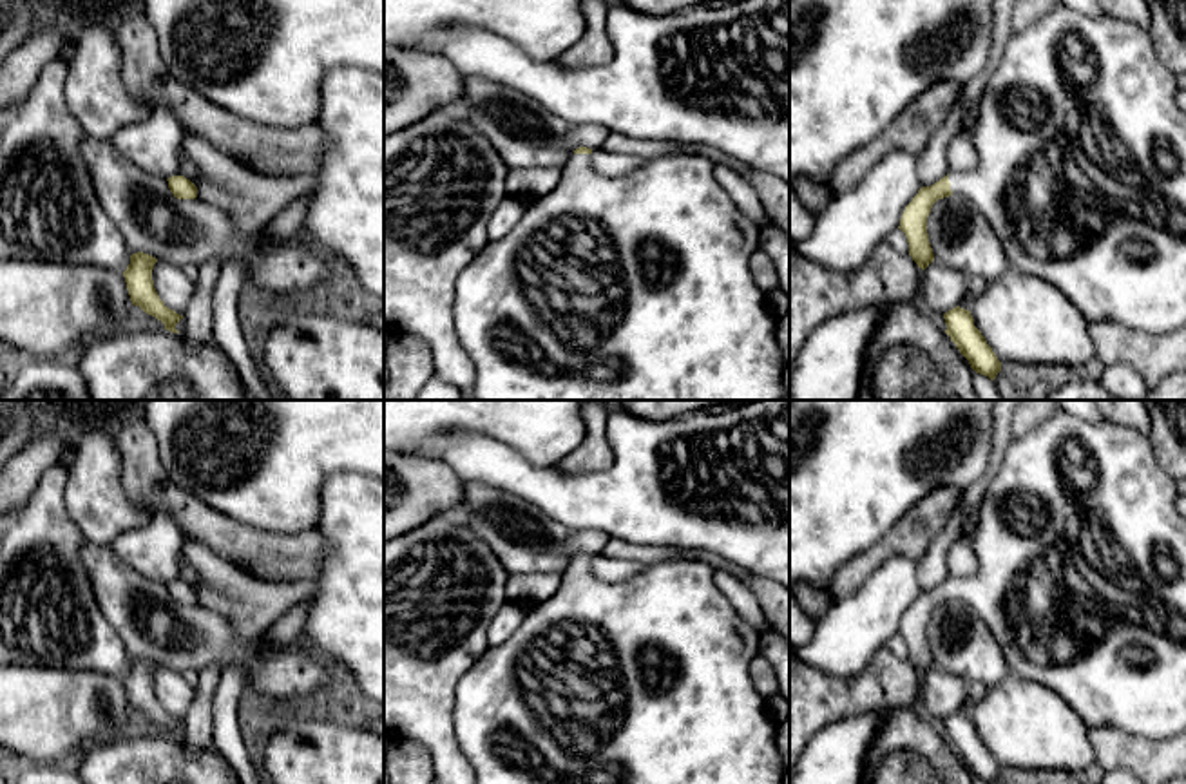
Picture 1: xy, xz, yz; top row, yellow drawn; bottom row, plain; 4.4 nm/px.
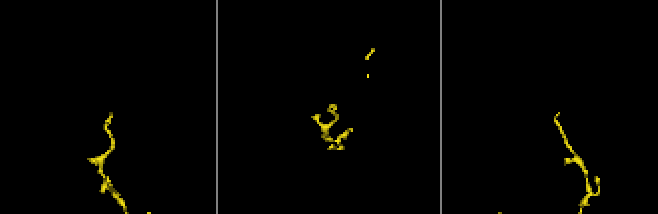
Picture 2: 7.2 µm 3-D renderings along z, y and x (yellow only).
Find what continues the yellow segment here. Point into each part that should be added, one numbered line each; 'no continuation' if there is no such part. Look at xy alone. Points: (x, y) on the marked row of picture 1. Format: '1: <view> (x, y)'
no continuation

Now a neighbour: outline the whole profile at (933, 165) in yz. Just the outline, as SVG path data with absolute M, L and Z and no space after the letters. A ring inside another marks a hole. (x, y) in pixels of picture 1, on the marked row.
M960 85L958 98L936 130L936 134L929 139L927 147L916 156L918 158L918 179L922 186L931 186L942 177L945 177L949 170L947 150L961 130L961 91L965 85Z

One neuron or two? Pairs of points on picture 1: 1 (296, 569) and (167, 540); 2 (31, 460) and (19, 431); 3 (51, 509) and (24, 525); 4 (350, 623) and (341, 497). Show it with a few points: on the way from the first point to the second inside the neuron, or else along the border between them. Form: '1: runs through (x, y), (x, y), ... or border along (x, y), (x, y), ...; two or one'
1: border along (151, 516), (165, 513), (178, 525), (183, 538); two
2: border along (33, 439), (19, 451); two
3: runs through (44, 516), (31, 525); one
4: runs through (350, 592), (350, 527); one

